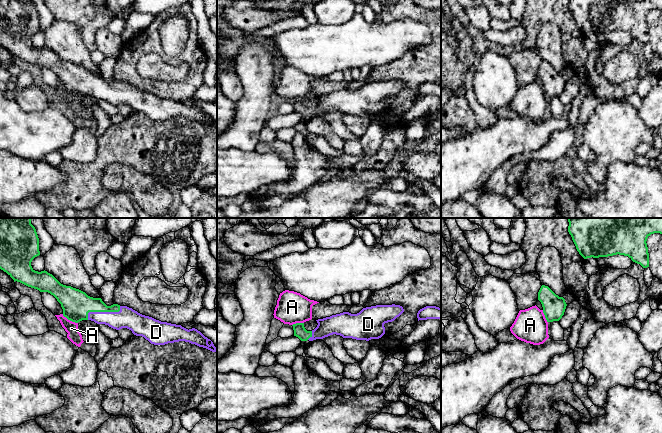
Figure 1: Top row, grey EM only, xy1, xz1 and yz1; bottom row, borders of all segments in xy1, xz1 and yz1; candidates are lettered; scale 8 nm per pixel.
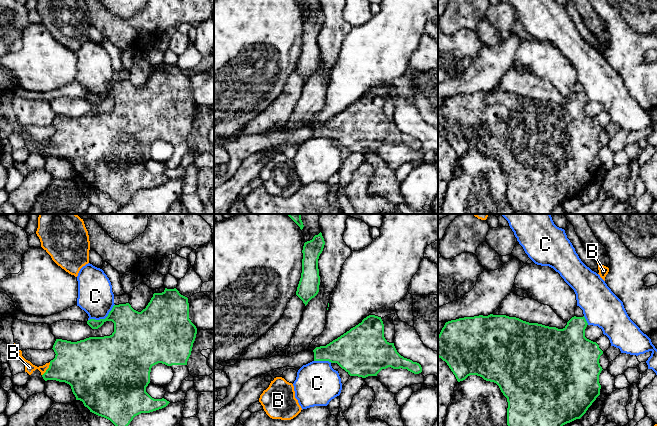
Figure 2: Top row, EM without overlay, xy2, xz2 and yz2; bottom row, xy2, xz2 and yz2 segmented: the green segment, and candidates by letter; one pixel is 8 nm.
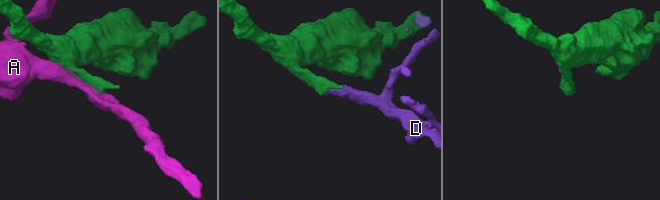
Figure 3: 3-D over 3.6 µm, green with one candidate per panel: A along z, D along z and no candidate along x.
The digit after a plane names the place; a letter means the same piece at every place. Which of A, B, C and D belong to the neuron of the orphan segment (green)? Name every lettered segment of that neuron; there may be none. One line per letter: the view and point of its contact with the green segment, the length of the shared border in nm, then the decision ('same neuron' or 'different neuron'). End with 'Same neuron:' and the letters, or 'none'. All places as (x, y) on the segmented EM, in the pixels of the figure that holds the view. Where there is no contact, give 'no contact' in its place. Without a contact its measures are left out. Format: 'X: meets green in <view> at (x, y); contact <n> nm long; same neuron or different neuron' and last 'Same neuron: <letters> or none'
A: meets green in xy1 at (70, 320); contact 150 nm long; different neuron
B: meets green in xy2 at (47, 369); contact 130 nm long; different neuron
C: meets green in xy2 at (103, 319); contact 260 nm long; different neuron
D: meets green in xy1 at (102, 311); contact 300 nm long; same neuron
Same neuron: D

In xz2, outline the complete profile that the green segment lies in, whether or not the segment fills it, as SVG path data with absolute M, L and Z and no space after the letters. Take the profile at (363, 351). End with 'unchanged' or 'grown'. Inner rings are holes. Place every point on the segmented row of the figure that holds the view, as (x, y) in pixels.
M369 315L361 323L351 328L349 331L333 340L326 346L316 347L314 350L314 361L329 361L337 363L350 376L366 378L377 376L377 374L388 367L393 369L407 369L419 374L422 367L419 363L401 356L394 343L389 343L384 337L384 324L381 317Z; unchanged

